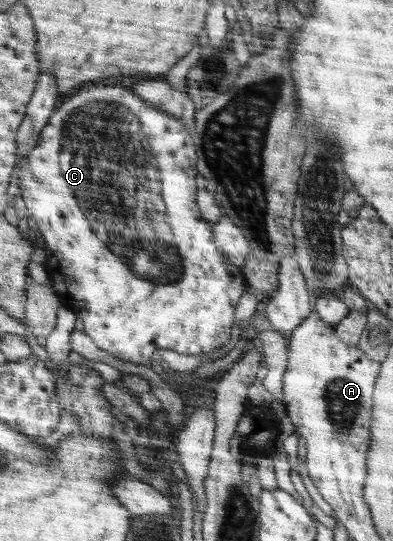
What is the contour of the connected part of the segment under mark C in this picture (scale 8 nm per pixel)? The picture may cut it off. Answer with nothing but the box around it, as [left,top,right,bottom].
[16,87,244,364]

